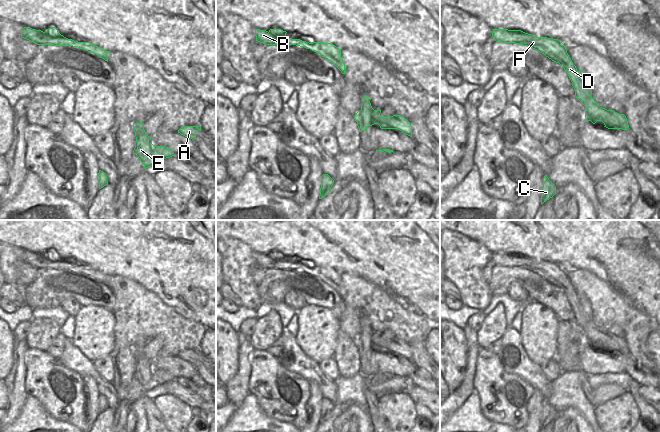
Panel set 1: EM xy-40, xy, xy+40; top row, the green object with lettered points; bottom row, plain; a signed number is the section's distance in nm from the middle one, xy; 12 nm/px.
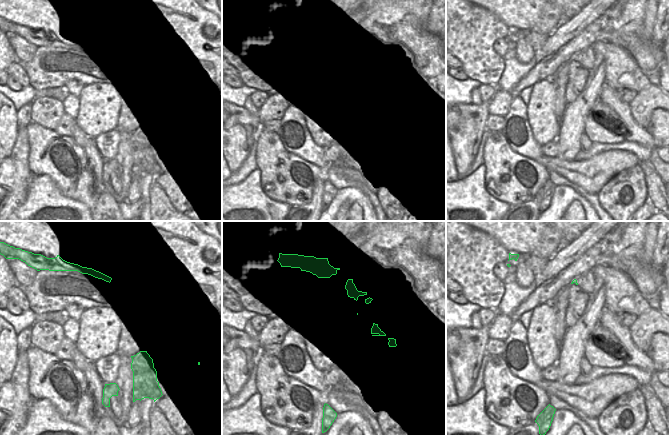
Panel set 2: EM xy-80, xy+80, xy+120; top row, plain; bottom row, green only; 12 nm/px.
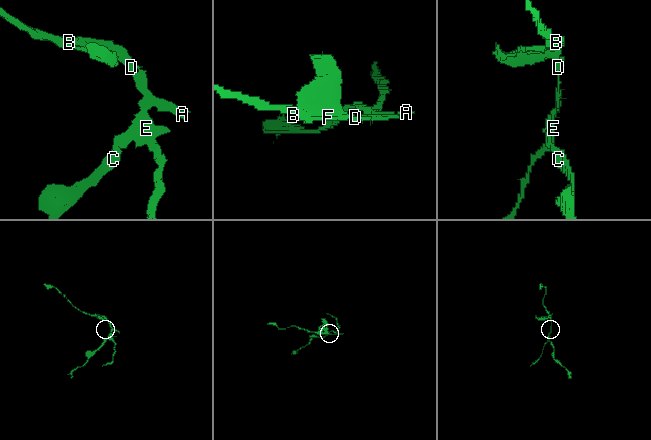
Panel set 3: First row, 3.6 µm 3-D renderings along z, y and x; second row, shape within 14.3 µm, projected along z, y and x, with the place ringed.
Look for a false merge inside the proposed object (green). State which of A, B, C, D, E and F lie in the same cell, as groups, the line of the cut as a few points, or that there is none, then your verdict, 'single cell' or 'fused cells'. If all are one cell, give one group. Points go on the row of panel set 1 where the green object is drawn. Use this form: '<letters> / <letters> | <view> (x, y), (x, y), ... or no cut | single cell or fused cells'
A B D F / C E | xy (361, 109), (369, 109), (371, 111), (372, 124) | fused cells

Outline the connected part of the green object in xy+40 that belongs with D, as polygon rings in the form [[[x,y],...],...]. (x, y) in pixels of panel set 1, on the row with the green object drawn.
[[[492,29],[492,37],[496,42],[515,43],[517,45],[531,47],[552,61],[559,63],[567,72],[576,98],[585,106],[592,117],[592,123],[602,121],[608,129],[629,130],[627,118],[614,110],[607,110],[600,107],[592,95],[592,84],[588,74],[584,71],[577,71],[569,57],[565,45],[558,39],[547,37],[536,37],[521,30]]]

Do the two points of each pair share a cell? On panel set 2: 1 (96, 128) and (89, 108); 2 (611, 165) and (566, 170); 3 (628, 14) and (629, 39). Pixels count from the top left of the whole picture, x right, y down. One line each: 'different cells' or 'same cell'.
1: same cell
2: same cell
3: same cell

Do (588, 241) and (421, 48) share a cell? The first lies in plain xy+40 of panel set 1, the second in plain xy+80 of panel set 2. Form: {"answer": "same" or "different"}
{"answer": "same"}

